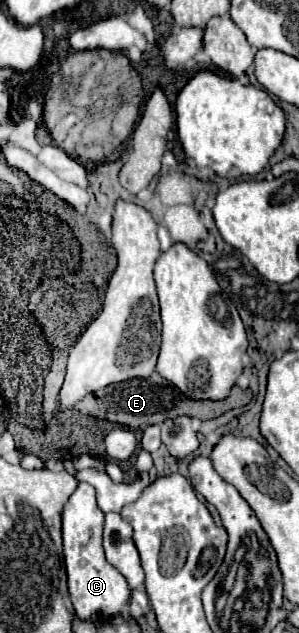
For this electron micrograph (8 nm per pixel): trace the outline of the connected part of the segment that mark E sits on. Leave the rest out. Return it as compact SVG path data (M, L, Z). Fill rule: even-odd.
M153 372L147 378L131 378L131 380L117 382L117 384L111 384L107 388L101 388L97 392L91 392L83 400L79 400L75 404L75 408L81 414L105 418L109 422L117 422L117 424L123 424L127 428L141 428L141 426L149 426L149 424L159 424L167 418L177 418L181 414L197 416L201 420L209 420L209 418L215 418L215 416L219 416L219 414L223 414L231 408L247 404L249 398L251 398L249 390L245 392L245 390L233 386L231 394L223 400L191 400L183 392L179 392L171 382L167 382L163 376Z

